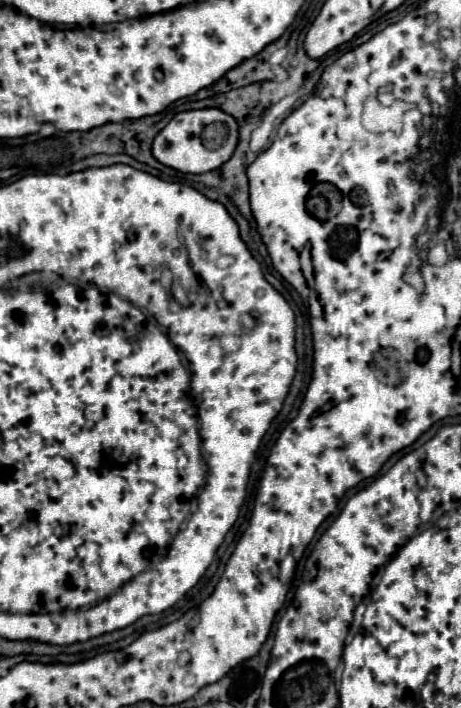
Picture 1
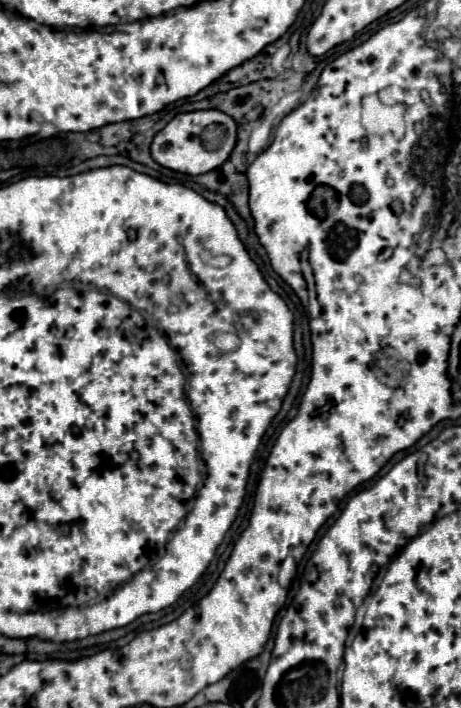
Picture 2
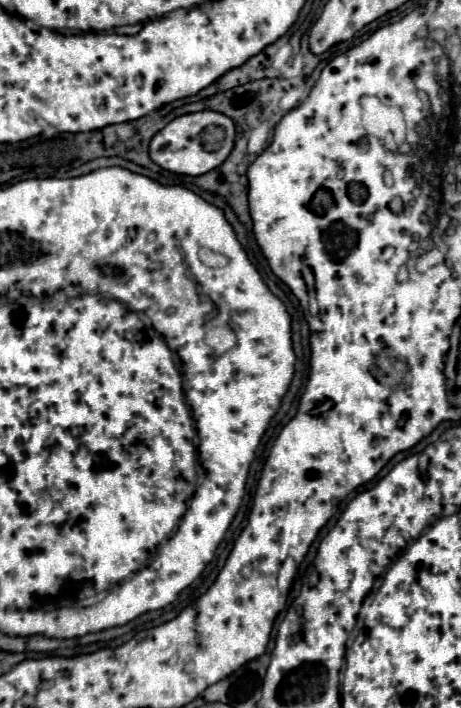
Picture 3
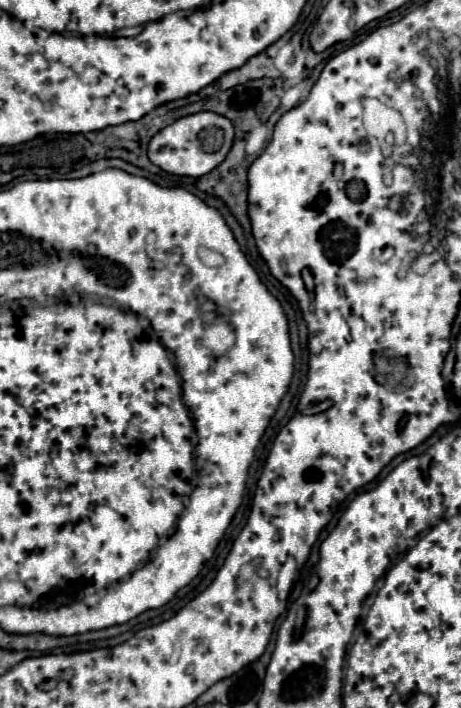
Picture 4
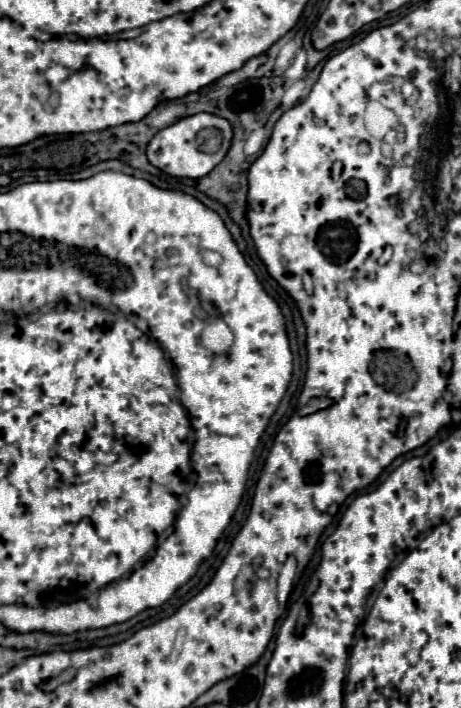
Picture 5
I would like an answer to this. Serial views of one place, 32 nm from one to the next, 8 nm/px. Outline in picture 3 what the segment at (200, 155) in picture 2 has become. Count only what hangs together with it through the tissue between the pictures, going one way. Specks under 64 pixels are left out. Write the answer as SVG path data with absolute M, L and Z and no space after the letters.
M202 110L194 114L184 114L174 118L164 130L160 130L150 142L150 158L164 170L188 176L200 176L218 168L234 148L234 122L232 118L214 112Z

